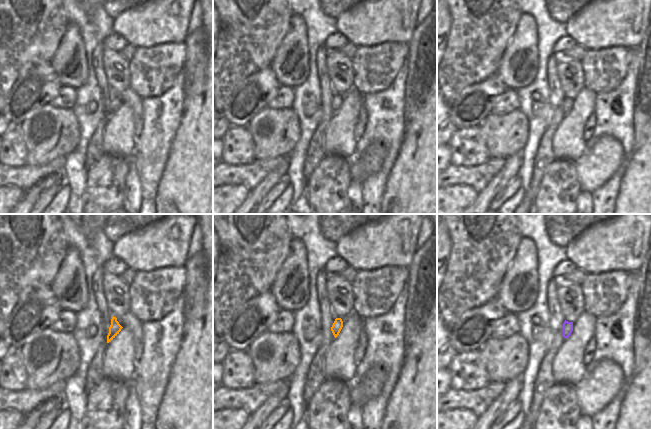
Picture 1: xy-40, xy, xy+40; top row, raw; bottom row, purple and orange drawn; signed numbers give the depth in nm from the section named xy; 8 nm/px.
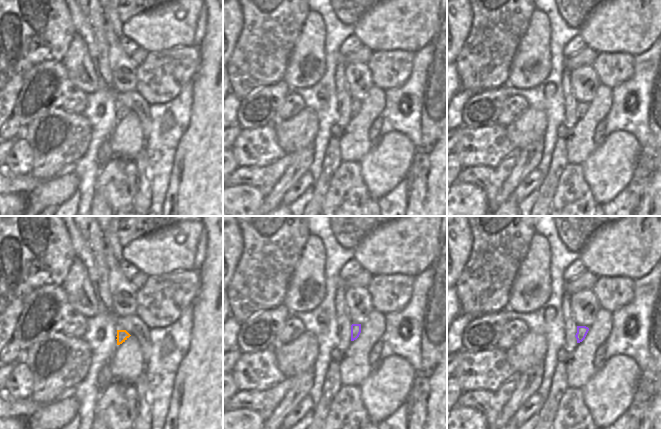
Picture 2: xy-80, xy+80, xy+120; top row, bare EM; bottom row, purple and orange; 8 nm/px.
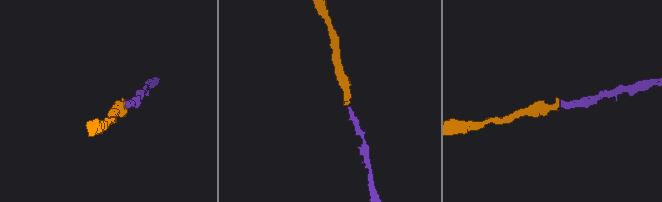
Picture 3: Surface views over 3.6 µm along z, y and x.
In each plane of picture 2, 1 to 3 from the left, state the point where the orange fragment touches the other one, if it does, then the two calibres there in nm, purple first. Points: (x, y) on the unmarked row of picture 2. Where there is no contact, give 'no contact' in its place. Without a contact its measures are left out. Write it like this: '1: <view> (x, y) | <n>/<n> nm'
1: no contact
2: no contact
3: no contact

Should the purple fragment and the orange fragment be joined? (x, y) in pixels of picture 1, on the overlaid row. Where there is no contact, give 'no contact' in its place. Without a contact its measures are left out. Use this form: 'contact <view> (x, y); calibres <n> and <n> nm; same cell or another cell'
no contact; same cell

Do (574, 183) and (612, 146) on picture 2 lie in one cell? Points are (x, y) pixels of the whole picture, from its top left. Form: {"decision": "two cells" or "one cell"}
{"decision": "two cells"}

